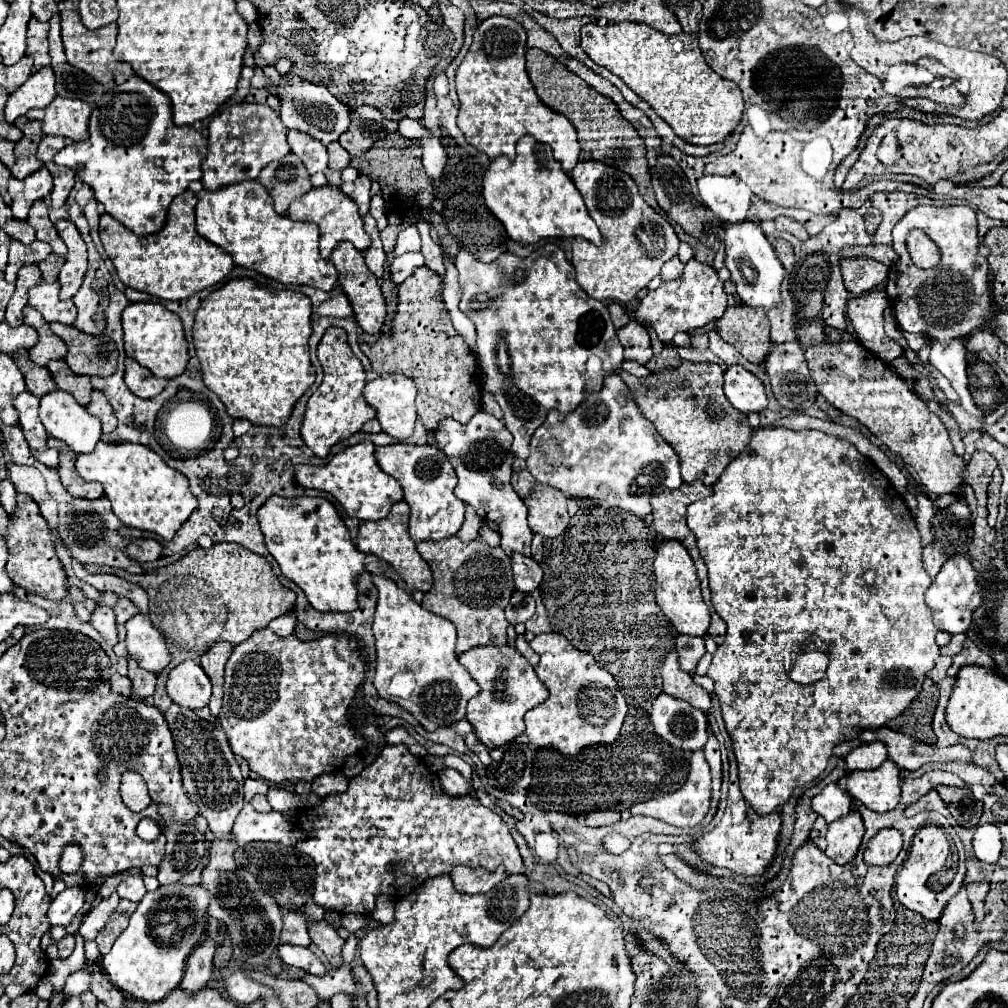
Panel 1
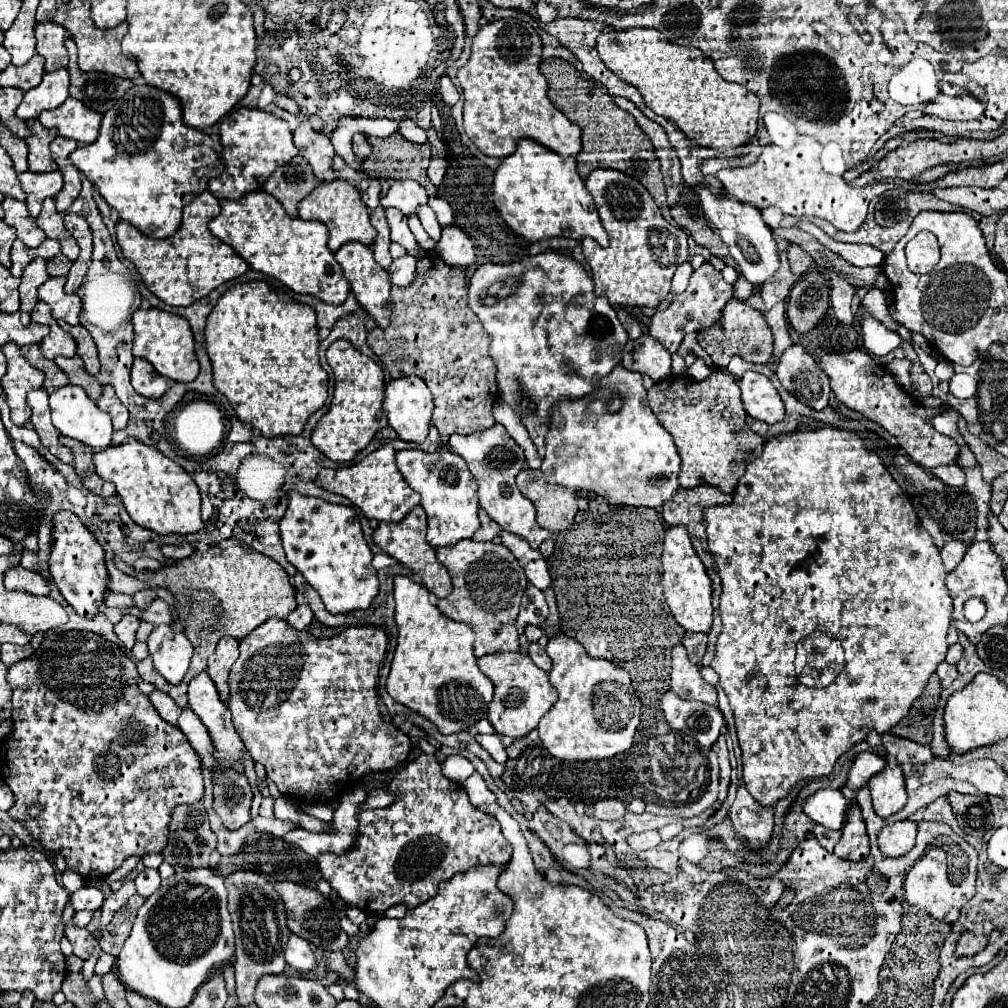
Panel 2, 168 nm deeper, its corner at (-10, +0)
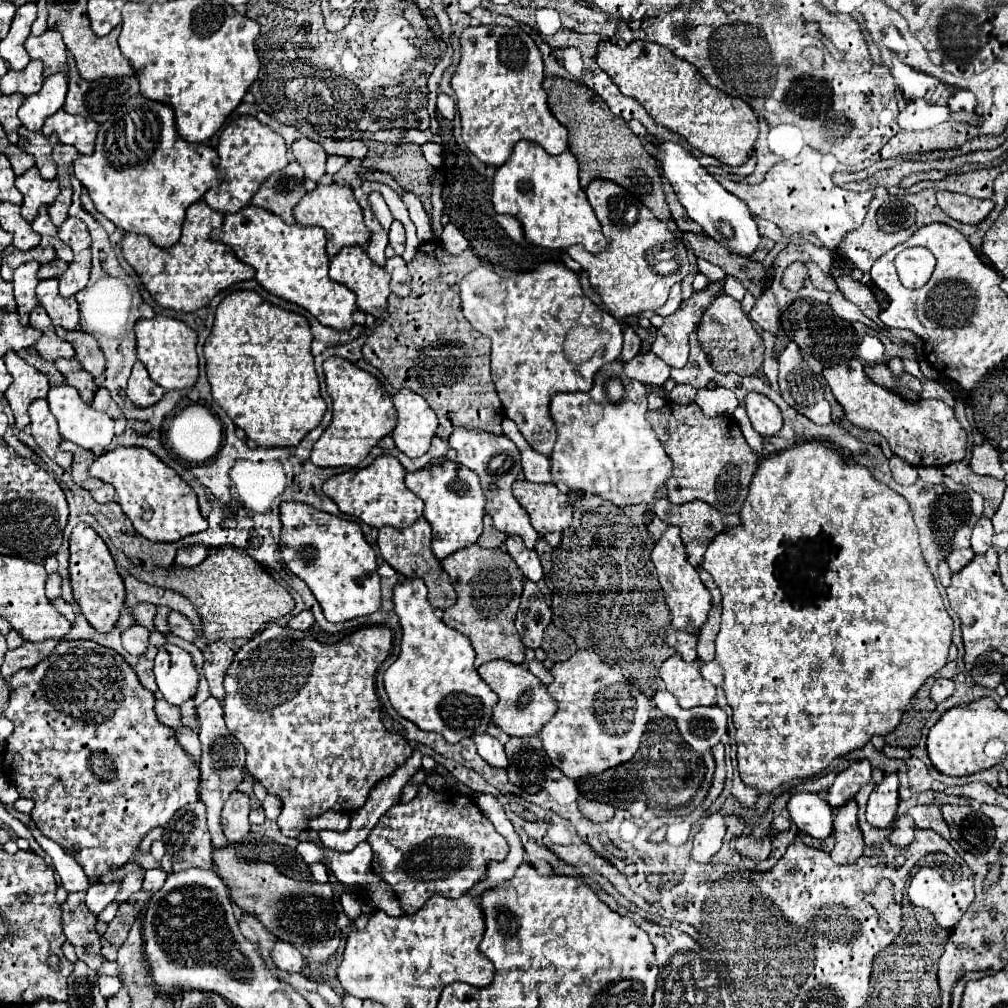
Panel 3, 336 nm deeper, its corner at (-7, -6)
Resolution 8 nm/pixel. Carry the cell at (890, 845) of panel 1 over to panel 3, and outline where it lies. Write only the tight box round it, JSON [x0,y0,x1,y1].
[889,816,915,848]

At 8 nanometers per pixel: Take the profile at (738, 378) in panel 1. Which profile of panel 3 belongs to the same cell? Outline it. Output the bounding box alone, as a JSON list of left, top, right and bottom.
[743,392,781,436]

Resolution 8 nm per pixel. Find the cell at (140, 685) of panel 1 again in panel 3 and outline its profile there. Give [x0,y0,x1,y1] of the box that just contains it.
[135,658,157,692]

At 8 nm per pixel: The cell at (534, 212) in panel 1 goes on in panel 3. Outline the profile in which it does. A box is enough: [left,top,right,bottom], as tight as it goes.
[491,142,607,254]

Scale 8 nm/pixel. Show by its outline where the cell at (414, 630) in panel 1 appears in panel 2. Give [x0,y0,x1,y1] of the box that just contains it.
[386,578,494,734]

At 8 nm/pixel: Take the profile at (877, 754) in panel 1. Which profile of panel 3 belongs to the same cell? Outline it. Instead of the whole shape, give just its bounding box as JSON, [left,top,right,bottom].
[825,760,873,808]

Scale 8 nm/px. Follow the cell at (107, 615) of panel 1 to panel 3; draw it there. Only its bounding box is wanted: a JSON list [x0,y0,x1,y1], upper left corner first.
[121,624,149,656]

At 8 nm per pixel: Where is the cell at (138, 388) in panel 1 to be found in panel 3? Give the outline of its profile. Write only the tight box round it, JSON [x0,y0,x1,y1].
[127,362,165,406]

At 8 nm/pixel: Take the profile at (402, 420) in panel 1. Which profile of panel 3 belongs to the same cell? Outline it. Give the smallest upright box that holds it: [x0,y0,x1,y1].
[391,388,435,458]

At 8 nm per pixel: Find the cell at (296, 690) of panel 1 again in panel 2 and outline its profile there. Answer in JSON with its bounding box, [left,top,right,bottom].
[228,618,410,802]

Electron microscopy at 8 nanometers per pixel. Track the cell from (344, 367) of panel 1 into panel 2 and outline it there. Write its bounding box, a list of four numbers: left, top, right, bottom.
[312,340,388,462]

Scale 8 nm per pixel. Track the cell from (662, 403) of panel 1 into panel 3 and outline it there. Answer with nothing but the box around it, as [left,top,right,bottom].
[647,400,759,514]

